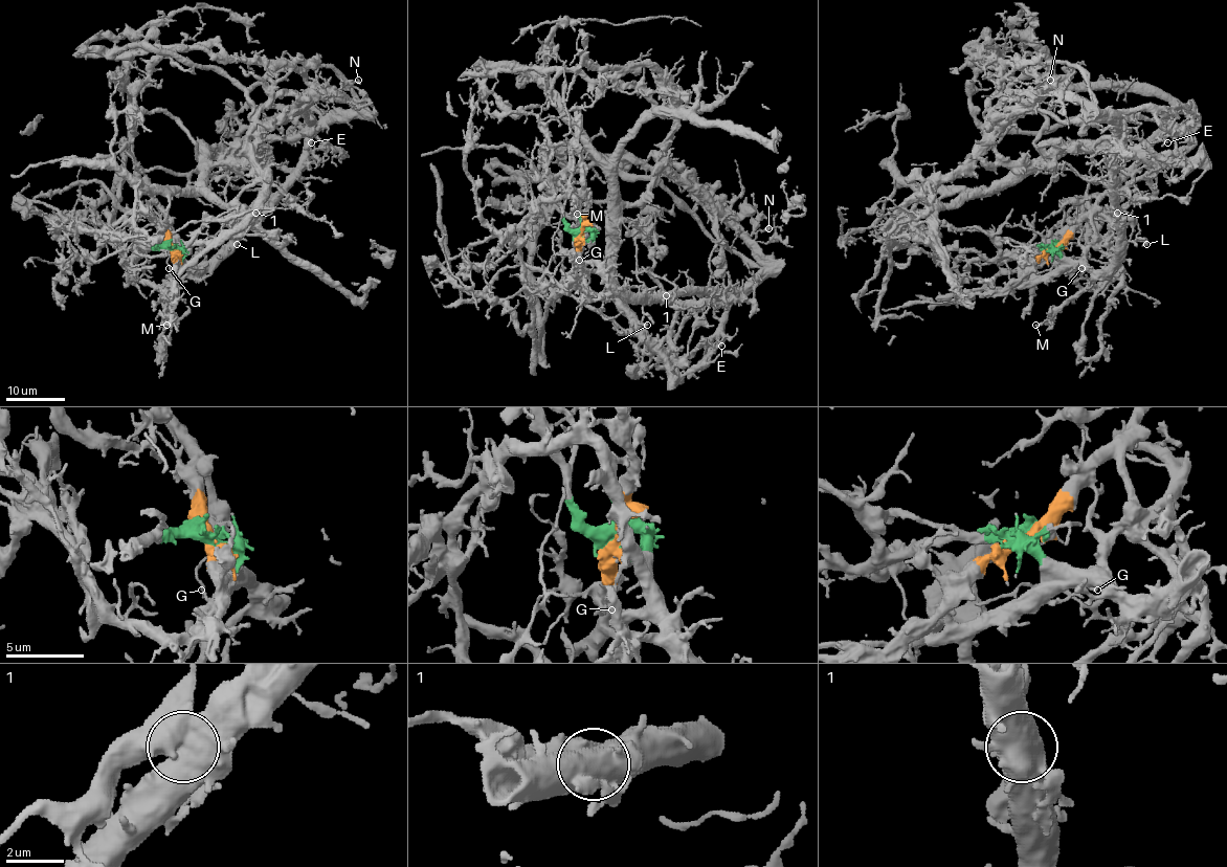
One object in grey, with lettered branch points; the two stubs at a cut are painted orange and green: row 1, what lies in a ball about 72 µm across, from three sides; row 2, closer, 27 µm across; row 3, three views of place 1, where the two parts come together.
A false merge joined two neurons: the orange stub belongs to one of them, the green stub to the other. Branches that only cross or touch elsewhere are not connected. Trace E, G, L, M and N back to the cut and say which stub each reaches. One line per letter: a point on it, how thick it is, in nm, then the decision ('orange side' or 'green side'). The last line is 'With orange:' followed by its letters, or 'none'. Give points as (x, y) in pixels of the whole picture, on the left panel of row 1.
E: place (311, 142); calibre 280 nm; green side
G: place (169, 268); calibre 130 nm; green side
L: place (237, 244); calibre 480 nm; green side
M: place (166, 325); calibre 180 nm; green side
N: place (358, 80); calibre 140 nm; green side
With orange: none

